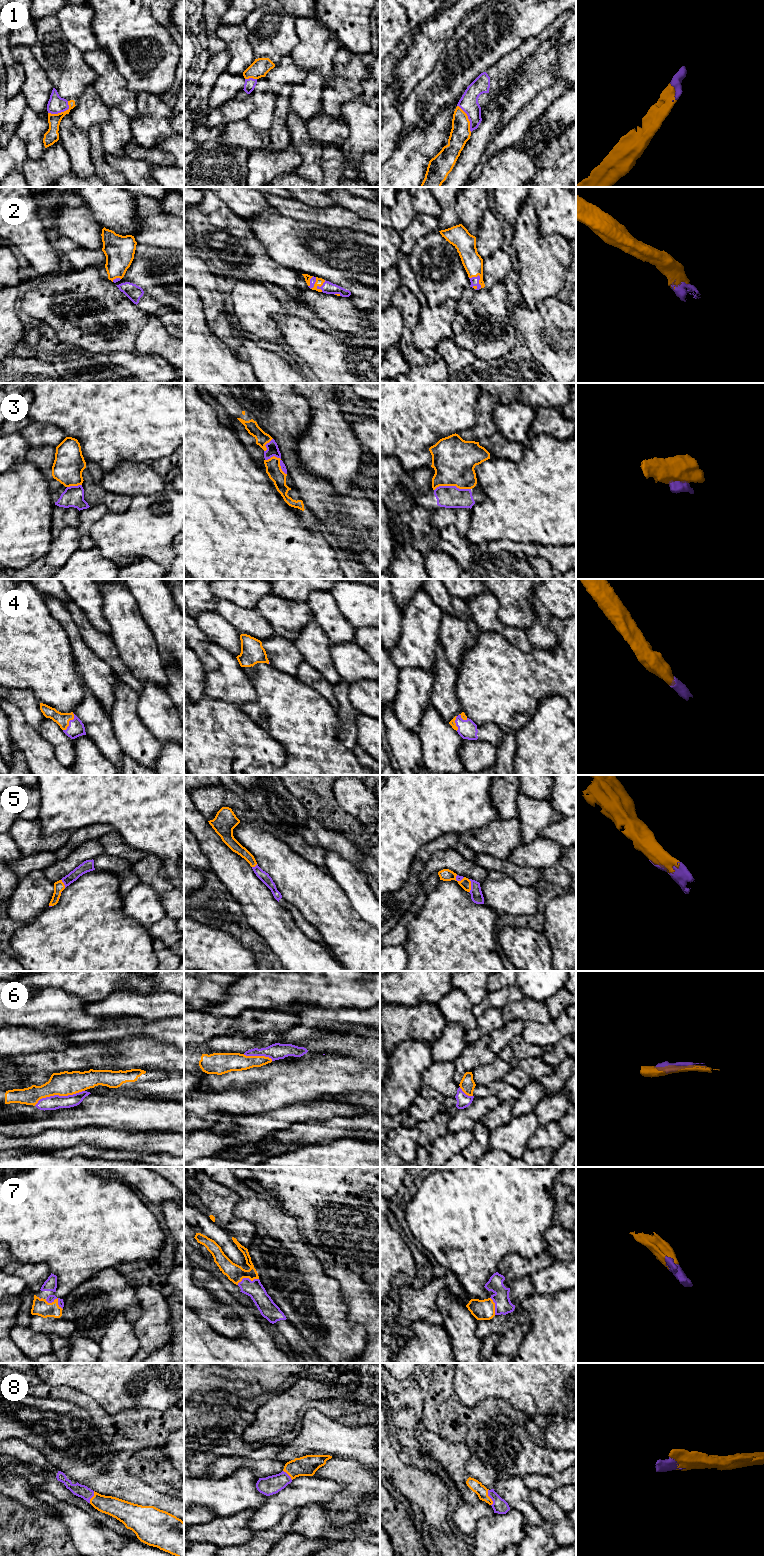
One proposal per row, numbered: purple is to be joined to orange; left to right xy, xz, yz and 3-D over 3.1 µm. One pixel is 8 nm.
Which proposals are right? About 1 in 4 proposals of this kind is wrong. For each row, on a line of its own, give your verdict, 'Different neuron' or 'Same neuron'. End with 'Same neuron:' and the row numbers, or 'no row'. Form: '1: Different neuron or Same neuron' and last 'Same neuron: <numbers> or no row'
1: Same neuron
2: Same neuron
3: Different neuron
4: Same neuron
5: Same neuron
6: Same neuron
7: Same neuron
8: Same neuron
Same neuron: 1, 2, 4, 5, 6, 7, 8

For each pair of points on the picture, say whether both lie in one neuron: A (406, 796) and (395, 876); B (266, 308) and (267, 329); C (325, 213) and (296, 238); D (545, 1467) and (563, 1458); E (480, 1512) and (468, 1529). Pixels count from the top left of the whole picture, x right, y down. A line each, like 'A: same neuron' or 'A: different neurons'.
A: same neuron
B: same neuron
C: different neurons
D: same neuron
E: same neuron

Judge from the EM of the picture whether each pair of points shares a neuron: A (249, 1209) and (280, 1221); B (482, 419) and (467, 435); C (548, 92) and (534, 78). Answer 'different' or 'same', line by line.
A: same
B: same
C: different

